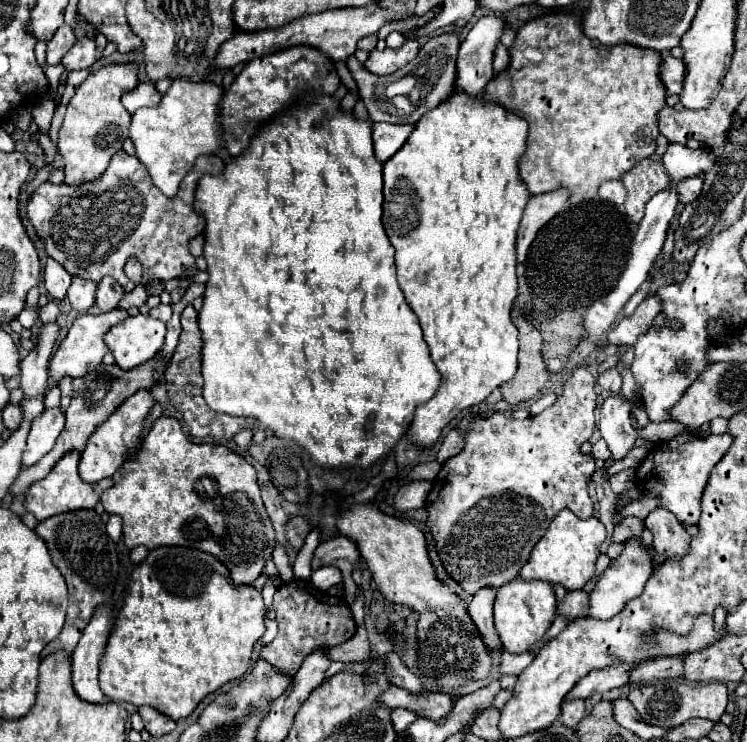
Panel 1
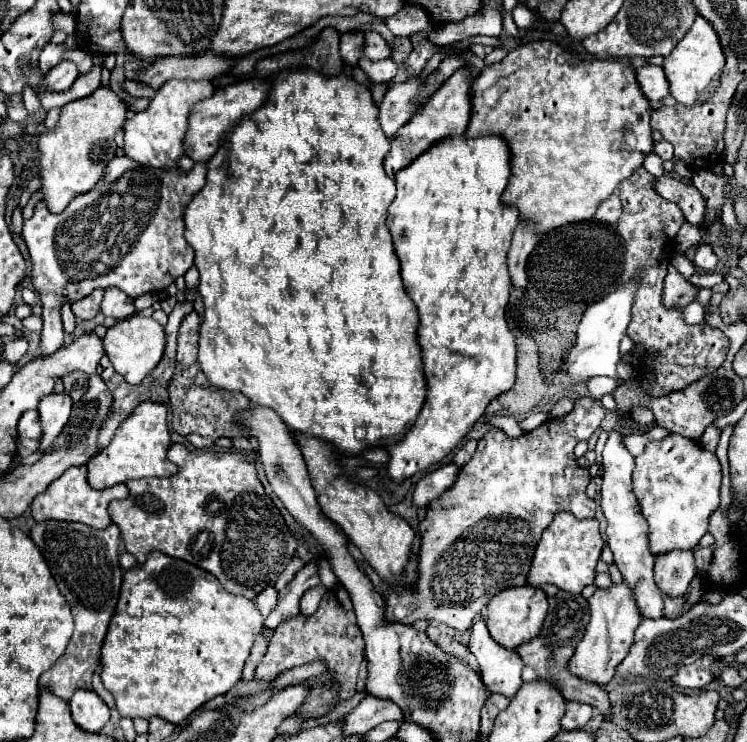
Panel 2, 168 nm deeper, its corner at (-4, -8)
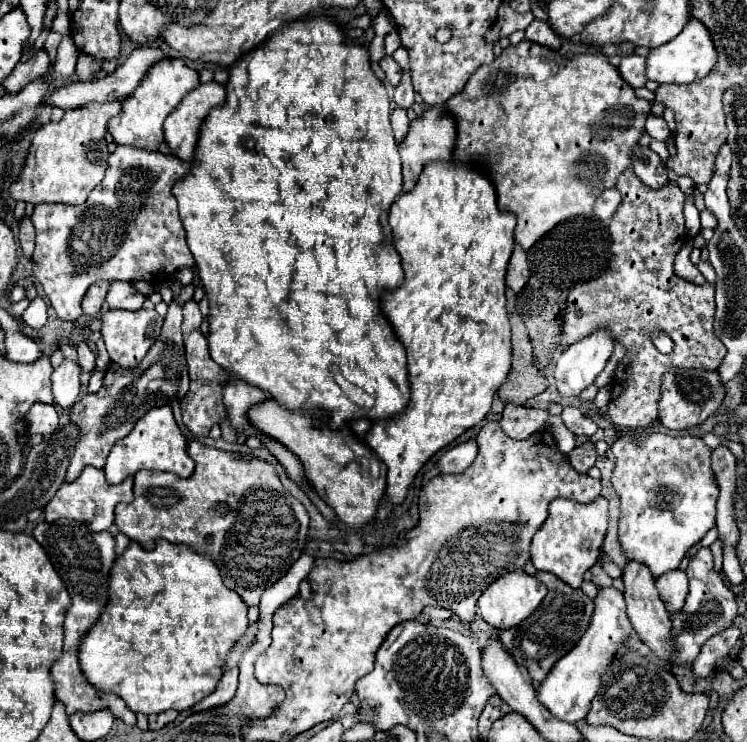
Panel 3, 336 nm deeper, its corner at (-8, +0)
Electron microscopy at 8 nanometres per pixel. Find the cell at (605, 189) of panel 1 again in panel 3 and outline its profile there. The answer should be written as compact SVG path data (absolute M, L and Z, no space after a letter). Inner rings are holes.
M616 188L604 190L604 192L598 196L596 204L594 204L594 214L596 214L602 222L608 222L608 220L612 218L612 214L618 210L620 202L622 202L622 196L620 196L620 192L618 192Z

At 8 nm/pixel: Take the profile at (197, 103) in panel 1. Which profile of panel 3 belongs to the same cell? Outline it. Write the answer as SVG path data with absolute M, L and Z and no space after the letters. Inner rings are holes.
M162 60L142 80L142 84L122 102L122 112L108 122L108 132L114 136L118 144L136 146L142 150L158 150L164 144L164 120L174 108L190 94L194 88L200 86L198 70L186 66L184 60Z

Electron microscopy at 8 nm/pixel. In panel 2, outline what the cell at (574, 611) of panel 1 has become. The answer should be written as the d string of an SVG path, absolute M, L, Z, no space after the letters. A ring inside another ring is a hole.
M558 590L556 596L550 596L548 598L548 602L550 602L550 608L548 608L548 614L546 614L546 620L542 624L540 634L536 638L520 644L516 648L516 652L520 654L520 658L522 658L522 662L526 666L532 666L536 670L536 674L538 674L540 680L548 680L558 690L562 690L562 696L566 700L588 702L594 708L598 708L600 712L606 712L606 708L610 706L608 700L606 700L606 690L596 688L594 684L588 684L584 680L578 680L576 676L570 676L566 672L566 664L572 658L578 642L582 640L584 630L586 630L586 624L590 620L588 602L580 594L570 594L570 592L564 592L564 590Z

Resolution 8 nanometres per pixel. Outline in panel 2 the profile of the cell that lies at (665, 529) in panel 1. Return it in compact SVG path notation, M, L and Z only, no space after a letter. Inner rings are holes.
M670 552L666 556L658 556L654 576L662 596L666 598L684 596L690 580L696 576L694 552Z

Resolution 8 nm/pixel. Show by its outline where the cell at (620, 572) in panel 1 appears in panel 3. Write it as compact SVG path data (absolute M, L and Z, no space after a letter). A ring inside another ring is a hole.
M614 586L602 588L594 598L594 604L596 604L596 610L592 614L592 622L586 634L562 660L558 660L558 664L554 664L554 670L550 670L550 674L538 688L538 700L542 700L542 704L556 718L570 724L576 724L586 718L586 714L590 712L590 704L602 684L604 668L612 664L612 658L618 654L618 648L628 642L630 632L634 630L626 616L624 594Z

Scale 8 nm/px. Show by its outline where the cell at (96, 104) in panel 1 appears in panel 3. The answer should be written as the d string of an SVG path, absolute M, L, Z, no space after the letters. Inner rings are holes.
M118 100L106 104L86 104L82 108L66 110L60 122L48 122L38 128L26 166L20 172L18 180L10 186L10 194L16 200L40 204L82 204L90 190L96 188L104 178L106 160L108 160L108 142L106 142L106 122L122 110Z

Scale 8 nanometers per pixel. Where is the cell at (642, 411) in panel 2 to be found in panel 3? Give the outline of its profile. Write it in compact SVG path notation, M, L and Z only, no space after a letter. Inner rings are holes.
M630 168L618 178L616 188L622 194L622 204L610 222L610 268L602 276L570 290L562 314L564 328L558 350L592 334L596 328L610 328L614 340L626 346L626 358L612 376L608 418L620 428L638 430L658 420L662 376L672 366L716 370L726 356L726 346L714 336L714 286L708 282L698 286L672 272L674 256L688 238L682 214L684 192L674 182L660 190L648 188ZM658 332L672 338L674 350L670 354L658 352L652 344L652 336Z

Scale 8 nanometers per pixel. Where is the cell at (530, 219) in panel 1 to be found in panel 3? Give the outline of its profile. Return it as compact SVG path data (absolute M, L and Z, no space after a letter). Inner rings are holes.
M514 246L510 264L508 264L508 274L506 274L506 286L512 288L514 292L520 292L524 288L524 284L530 278L530 270L528 270L528 260L526 260L526 252L522 250L522 246Z

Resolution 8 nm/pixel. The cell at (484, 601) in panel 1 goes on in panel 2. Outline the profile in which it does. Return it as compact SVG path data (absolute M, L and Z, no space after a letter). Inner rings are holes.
M478 620L472 626L468 648L476 656L480 680L484 682L484 686L490 692L498 692L512 700L518 688L524 684L522 680L524 664L522 660L518 660L518 654L496 644L488 634L484 620Z

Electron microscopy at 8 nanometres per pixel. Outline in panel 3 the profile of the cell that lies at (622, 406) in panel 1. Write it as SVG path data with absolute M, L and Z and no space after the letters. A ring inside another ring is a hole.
M628 560L624 566L624 574L622 574L624 586L626 586L626 606L628 606L628 618L634 626L634 630L638 632L640 640L644 644L648 644L648 648L662 660L670 658L670 650L674 640L670 640L670 620L666 614L666 608L662 604L662 598L656 590L656 580L654 576L650 576L650 568L646 568L644 564L638 564L636 560Z

